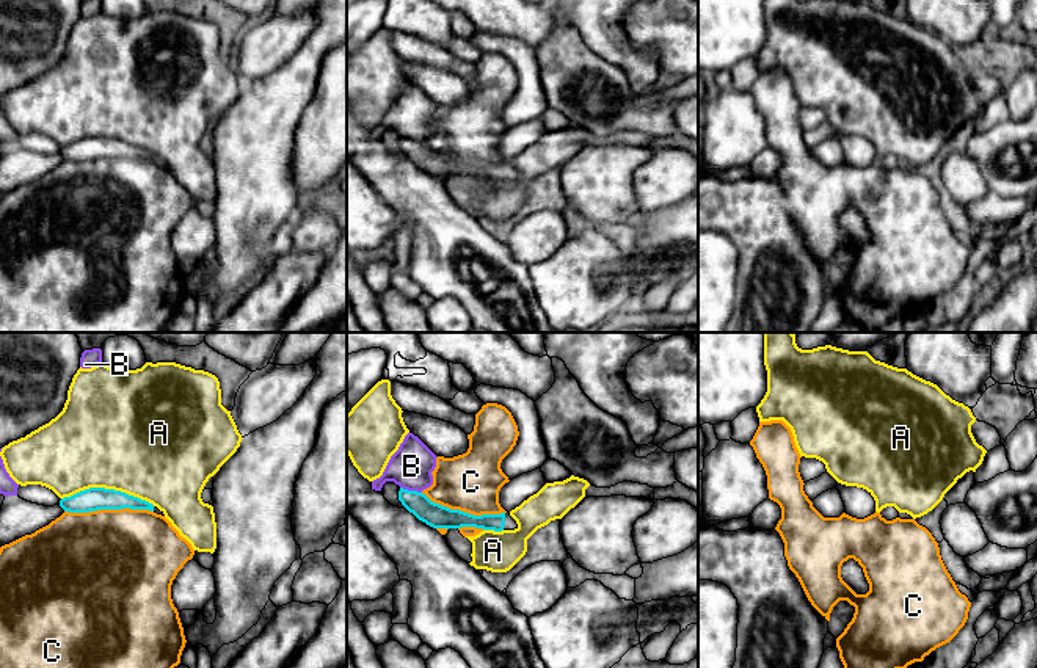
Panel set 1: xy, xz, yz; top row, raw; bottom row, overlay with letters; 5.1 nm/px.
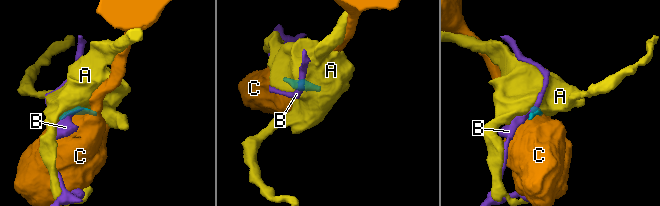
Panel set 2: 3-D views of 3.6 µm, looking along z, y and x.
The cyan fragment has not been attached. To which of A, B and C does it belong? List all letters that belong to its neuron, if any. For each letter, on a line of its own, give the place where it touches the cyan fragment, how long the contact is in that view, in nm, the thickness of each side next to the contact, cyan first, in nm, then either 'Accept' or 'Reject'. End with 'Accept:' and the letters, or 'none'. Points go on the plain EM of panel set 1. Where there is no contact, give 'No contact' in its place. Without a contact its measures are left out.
A: Touches cyan at xy (109, 138). Shared border 480 nm. Thickness 120 nm (cyan) against 480 nm. Reject
B: Touches cyan at xz (411, 140). Shared border 120 nm. Thickness 120 nm (cyan) against 220 nm. Reject
C: Touches cyan at xy (109, 157). Shared border 460 nm. Thickness 120 nm (cyan) against 500 nm. Reject
Accept: none

